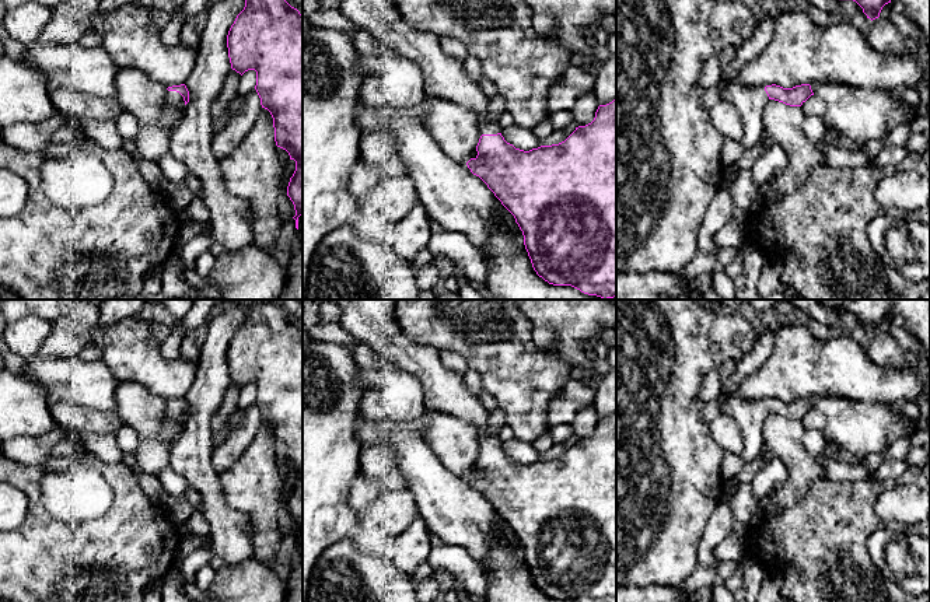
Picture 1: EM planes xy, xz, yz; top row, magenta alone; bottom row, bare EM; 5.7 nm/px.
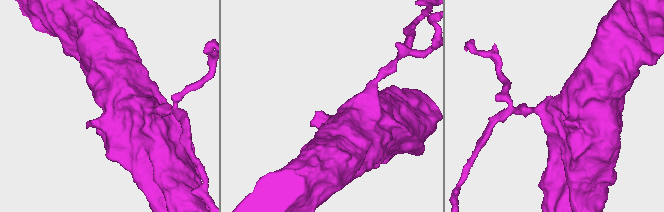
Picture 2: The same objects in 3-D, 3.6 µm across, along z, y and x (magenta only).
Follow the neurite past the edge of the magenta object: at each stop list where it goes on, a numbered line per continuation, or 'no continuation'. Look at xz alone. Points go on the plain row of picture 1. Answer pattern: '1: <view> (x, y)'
1: xz (373, 322)

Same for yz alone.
1: yz (750, 416)

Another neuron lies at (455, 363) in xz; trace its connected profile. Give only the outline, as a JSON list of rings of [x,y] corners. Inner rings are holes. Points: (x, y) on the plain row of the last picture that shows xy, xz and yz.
[[[440,350],[438,356],[440,356],[441,364],[445,368],[464,377],[464,374],[468,370],[468,364],[462,356],[450,350]]]

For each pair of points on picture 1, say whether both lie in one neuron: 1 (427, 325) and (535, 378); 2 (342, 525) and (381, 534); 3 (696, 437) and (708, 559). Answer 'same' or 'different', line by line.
1: same
2: different
3: different

